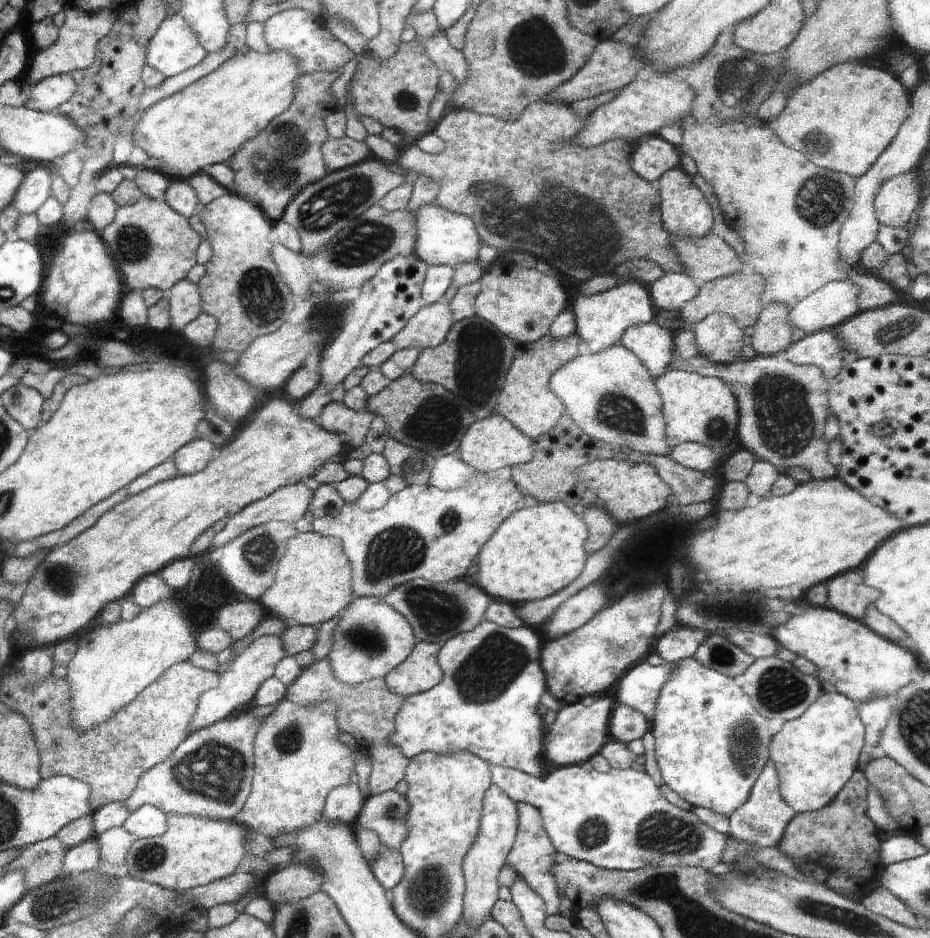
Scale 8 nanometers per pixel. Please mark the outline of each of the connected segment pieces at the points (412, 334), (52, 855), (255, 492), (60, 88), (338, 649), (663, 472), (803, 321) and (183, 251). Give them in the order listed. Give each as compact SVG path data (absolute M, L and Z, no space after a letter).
M438 300L431 305L424 304L418 312L408 321L408 324L392 337L392 341L398 349L425 349L426 347L436 348L439 344L445 342L449 331L453 326L452 306L443 300Z
M54 835L46 840L32 842L22 852L22 856L7 864L5 868L24 867L25 876L29 880L28 891L31 891L59 877L67 849L57 835Z
M272 398L266 406L254 410L251 418L240 425L236 436L225 447L216 449L218 454L204 470L191 475L174 475L142 492L129 495L120 504L107 510L94 526L75 536L68 544L48 551L36 568L34 576L28 580L26 589L14 611L13 625L20 628L28 619L34 619L34 645L52 645L77 634L106 602L116 600L132 590L132 586L146 575L158 573L176 558L188 556L190 544L194 544L200 534L222 519L232 518L242 508L272 495L279 488L296 483L315 489L319 482L315 476L330 458L342 454L344 438L316 425L312 420L302 418L298 404L292 406L282 398Z
M54 75L32 84L24 106L35 111L56 112L56 108L68 102L75 91L75 82L71 75Z
M355 597L354 602L346 607L338 616L339 620L333 630L333 645L329 650L329 661L334 676L343 683L351 685L364 683L365 680L383 678L394 667L404 663L416 648L418 638L413 631L413 625L402 613L393 609L382 597Z
M634 452L630 460L654 465L659 477L672 489L680 505L716 500L714 496L719 490L719 480L712 474L683 467L666 455L643 455Z
M850 279L830 281L790 308L789 325L793 329L800 328L806 335L832 330L860 312L856 298L858 298L858 285L855 285Z
M162 196L140 198L135 204L117 207L114 220L100 236L111 248L130 291L141 293L152 287L169 292L196 266L200 234L196 234L188 219L170 208Z

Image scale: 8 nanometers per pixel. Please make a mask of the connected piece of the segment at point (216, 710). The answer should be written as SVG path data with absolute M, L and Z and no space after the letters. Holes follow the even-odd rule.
M265 635L255 639L240 655L236 656L229 668L220 672L218 670L218 682L214 688L204 691L197 702L197 712L194 718L194 728L198 730L212 726L214 723L225 719L228 715L241 712L245 704L255 698L261 684L273 676L280 660L287 655L282 647L282 636ZM202 724L202 726L200 726Z

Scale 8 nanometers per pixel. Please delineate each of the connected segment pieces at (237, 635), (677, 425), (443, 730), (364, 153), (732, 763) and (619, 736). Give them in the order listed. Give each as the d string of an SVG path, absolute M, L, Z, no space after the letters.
M243 598L234 604L228 604L220 612L217 628L228 633L233 642L242 640L250 634L262 620L262 607L260 603Z
M668 369L655 379L663 400L668 442L693 442L712 448L719 455L737 435L739 406L731 388L718 377L702 377L682 369Z
M482 620L480 624L477 624L474 630L465 633L461 632L449 638L441 645L437 656L438 664L443 670L442 680L437 684L438 688L432 687L429 688L428 691L405 697L405 702L396 716L396 732L394 732L394 736L390 738L393 746L398 747L408 760L412 760L413 756L420 755L421 752L424 751L440 753L446 756L468 751L470 754L482 758L488 765L508 767L531 774L535 777L540 777L540 770L542 770L542 766L540 766L540 758L542 758L542 756L540 756L540 754L542 754L542 720L540 720L540 716L538 716L538 702L540 702L540 696L546 692L547 685L547 680L544 680L545 672L542 672L540 660L538 660L540 647L540 638L536 636L536 632L532 630L532 627L524 625L521 627L506 628L486 620Z
M345 136L341 139L331 138L324 146L324 153L328 170L334 172L364 161L371 151L365 142Z
M694 657L683 658L674 663L674 670L660 688L652 726L655 757L665 784L692 806L706 807L732 818L733 812L749 797L767 763L772 738L767 718L754 708L742 687L733 678L699 663Z
M618 705L617 710L613 712L612 722L610 722L610 732L616 741L627 745L634 739L642 738L648 730L648 723L641 712Z

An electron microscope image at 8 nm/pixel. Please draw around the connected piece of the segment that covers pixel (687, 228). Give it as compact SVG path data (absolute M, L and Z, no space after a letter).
M682 166L667 170L659 179L661 221L670 235L680 235L692 239L710 233L714 211L702 191L692 183L691 175Z

